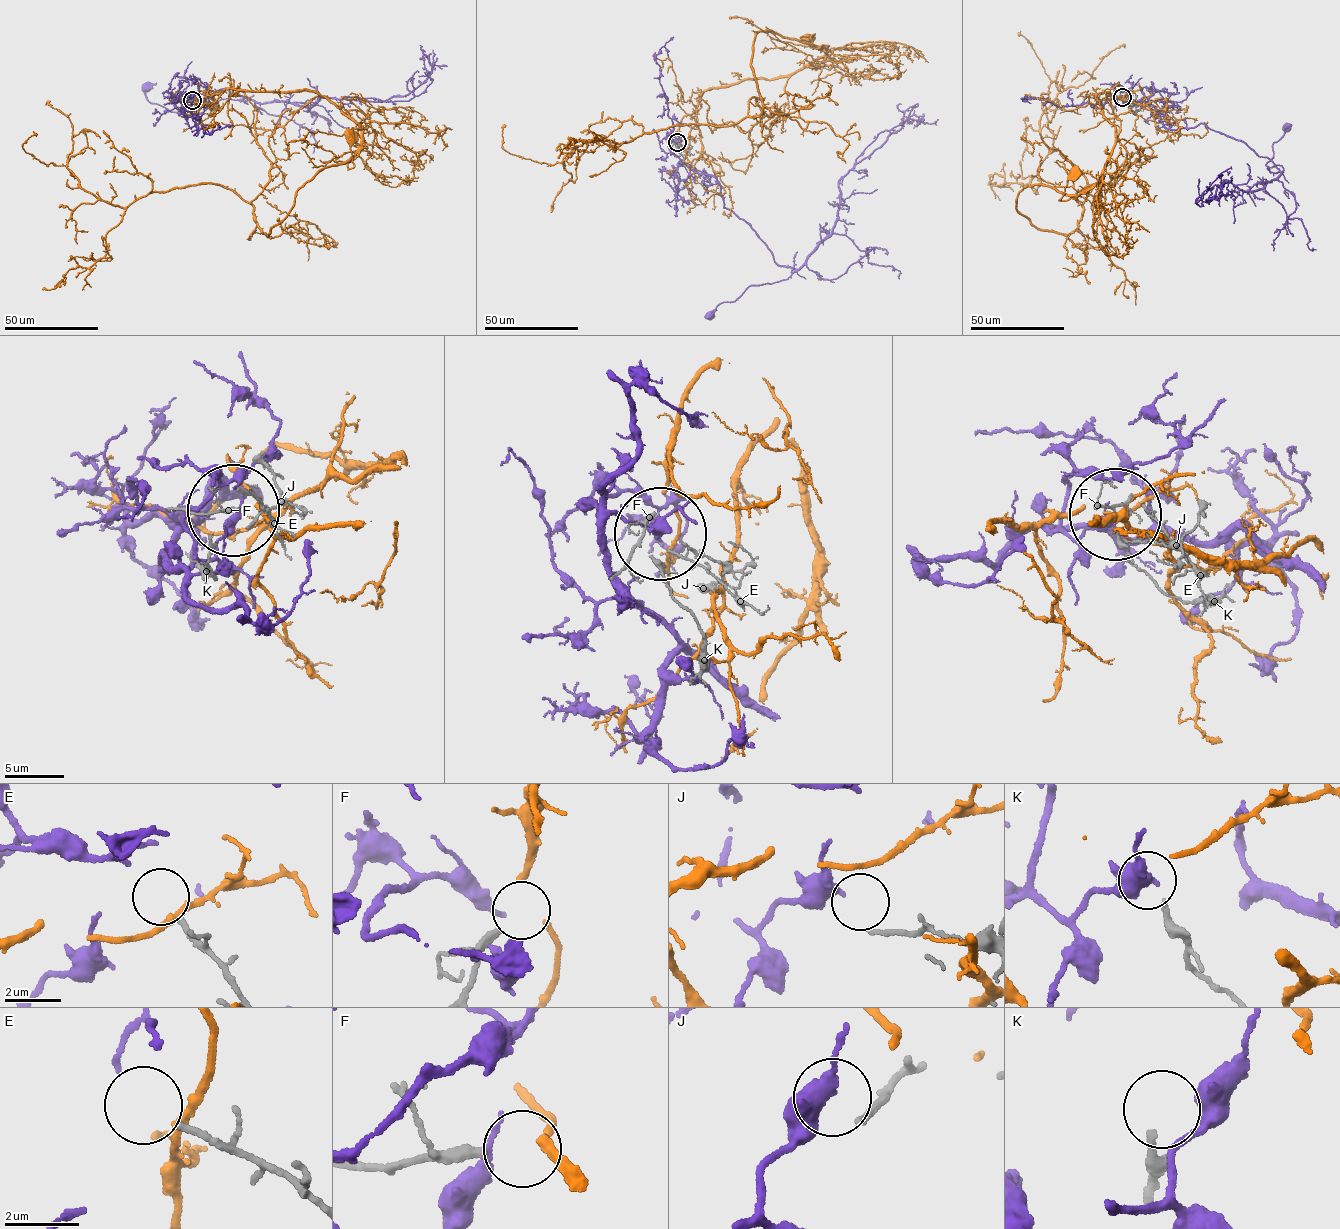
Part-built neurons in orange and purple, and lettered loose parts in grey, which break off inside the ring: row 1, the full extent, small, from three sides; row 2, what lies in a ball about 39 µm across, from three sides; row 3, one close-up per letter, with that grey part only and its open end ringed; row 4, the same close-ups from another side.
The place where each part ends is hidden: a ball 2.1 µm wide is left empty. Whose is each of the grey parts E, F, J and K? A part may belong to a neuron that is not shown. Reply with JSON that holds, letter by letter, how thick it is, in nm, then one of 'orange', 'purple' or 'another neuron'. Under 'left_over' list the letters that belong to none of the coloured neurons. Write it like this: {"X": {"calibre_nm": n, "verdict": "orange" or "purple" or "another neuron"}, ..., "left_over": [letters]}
{"E": {"calibre_nm": 180, "verdict": "another neuron"}, "F": {"calibre_nm": 320, "verdict": "orange"}, "J": {"calibre_nm": 170, "verdict": "purple"}, "K": {"calibre_nm": 200, "verdict": "another neuron"}, "left_over": ["E", "K"]}

